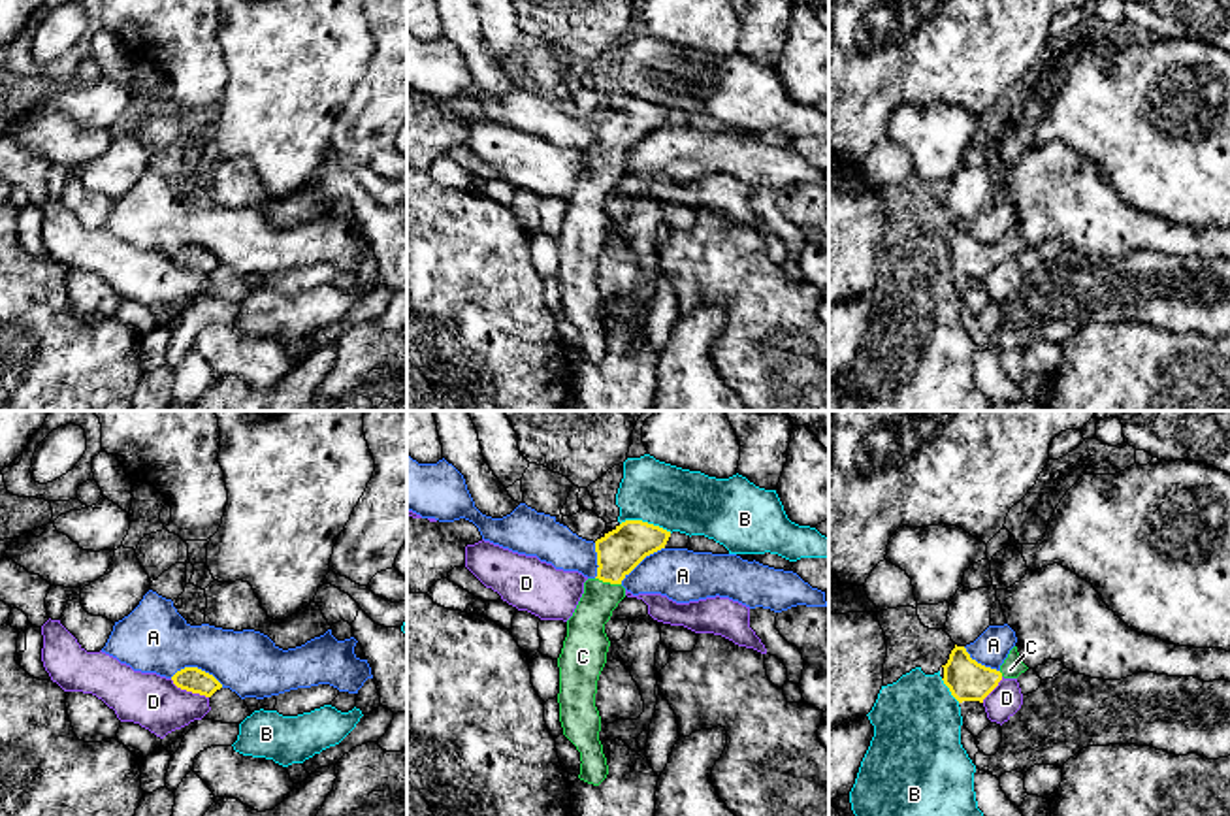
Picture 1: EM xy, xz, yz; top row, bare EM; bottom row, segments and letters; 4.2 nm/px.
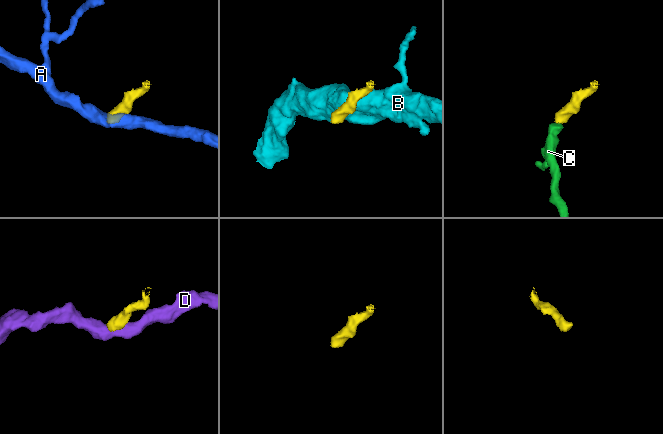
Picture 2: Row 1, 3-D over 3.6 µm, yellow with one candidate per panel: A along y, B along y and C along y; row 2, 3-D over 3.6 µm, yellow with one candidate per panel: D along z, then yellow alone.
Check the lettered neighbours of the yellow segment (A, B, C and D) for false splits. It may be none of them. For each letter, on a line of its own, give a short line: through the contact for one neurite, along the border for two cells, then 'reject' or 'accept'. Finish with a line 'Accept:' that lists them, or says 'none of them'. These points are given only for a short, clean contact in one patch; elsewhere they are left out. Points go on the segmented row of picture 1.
A: xy (170, 677), (185, 668), (200, 668), (223, 686) | reject
B: reject
C: xz (620, 551), (609, 581), (588, 619), (586, 634) | accept
D: xy (170, 679), (178, 686), (208, 698) | reject
Accept: C

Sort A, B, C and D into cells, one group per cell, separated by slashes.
A / B / C / D

